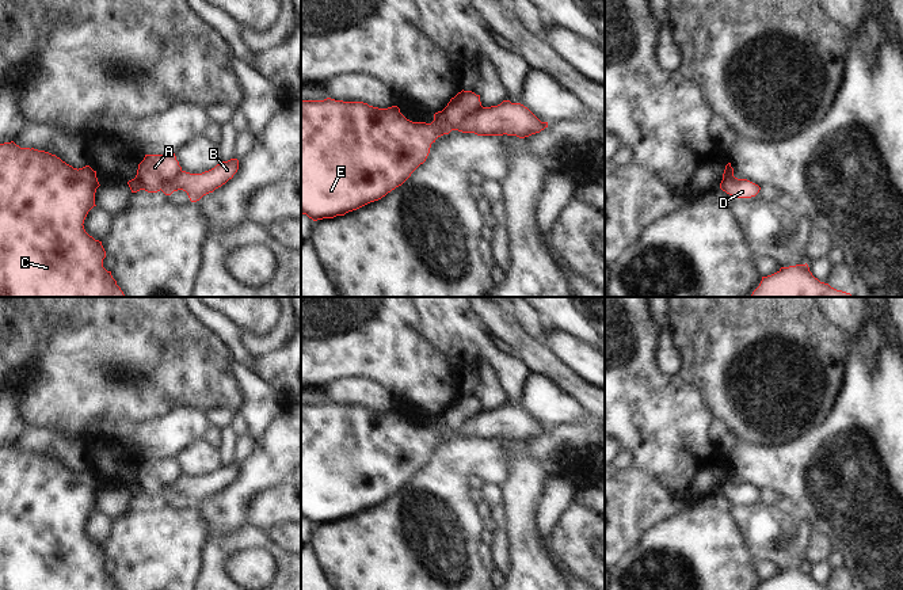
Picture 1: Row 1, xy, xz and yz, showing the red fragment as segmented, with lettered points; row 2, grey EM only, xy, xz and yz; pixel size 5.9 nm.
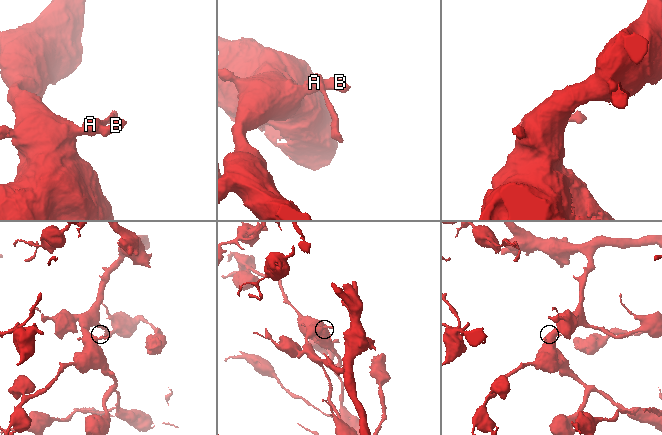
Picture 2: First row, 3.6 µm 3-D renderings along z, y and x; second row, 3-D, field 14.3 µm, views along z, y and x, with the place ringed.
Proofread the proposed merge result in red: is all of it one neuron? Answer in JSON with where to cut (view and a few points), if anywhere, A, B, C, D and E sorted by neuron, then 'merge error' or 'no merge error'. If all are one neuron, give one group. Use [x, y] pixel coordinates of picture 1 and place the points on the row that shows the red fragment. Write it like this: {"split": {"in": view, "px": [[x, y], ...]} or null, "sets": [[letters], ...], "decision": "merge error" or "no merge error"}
{"split": {"in": "xz", "px": [[483, 107], [457, 129], [439, 111]]}, "sets": [["A"], ["B", "C", "D", "E"]], "decision": "merge error"}

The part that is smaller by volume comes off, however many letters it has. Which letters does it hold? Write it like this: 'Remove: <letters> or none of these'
Remove: A

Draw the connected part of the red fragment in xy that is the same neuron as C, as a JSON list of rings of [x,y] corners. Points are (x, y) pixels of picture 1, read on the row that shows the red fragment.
[[[14,141],[0,144],[0,297],[126,297],[111,271],[103,267],[106,251],[102,241],[89,236],[83,225],[88,212],[96,206],[95,193],[99,186],[96,171],[89,165],[77,170],[49,152],[20,148]]]

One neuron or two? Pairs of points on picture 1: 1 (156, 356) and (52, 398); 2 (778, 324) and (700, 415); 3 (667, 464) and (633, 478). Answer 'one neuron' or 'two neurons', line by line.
1: one neuron
2: two neurons
3: two neurons

